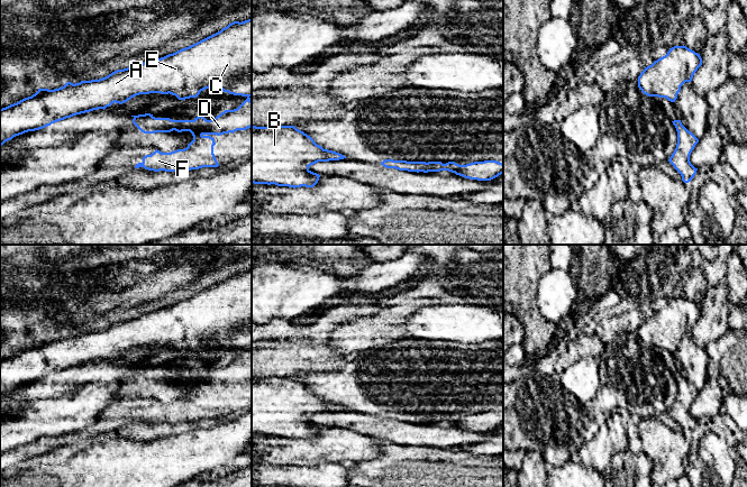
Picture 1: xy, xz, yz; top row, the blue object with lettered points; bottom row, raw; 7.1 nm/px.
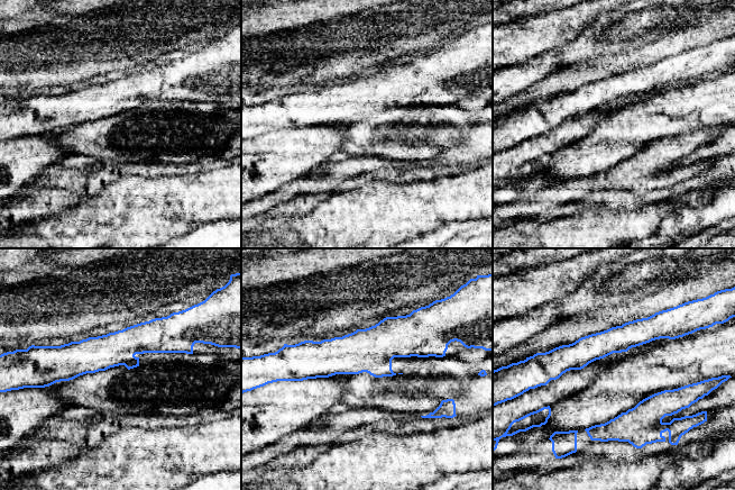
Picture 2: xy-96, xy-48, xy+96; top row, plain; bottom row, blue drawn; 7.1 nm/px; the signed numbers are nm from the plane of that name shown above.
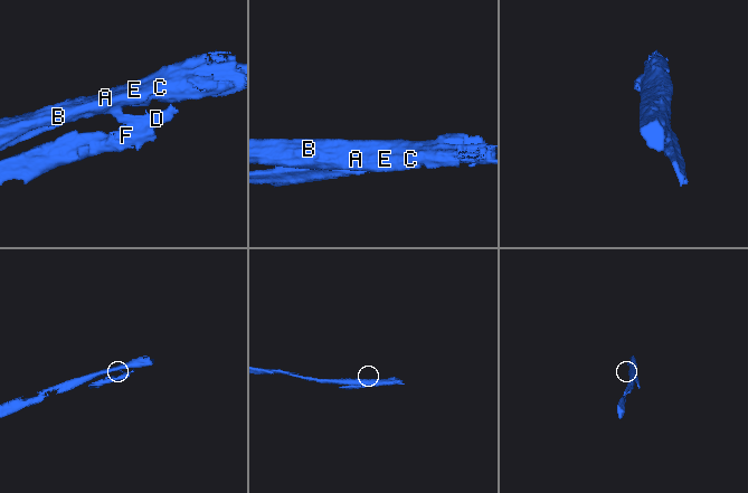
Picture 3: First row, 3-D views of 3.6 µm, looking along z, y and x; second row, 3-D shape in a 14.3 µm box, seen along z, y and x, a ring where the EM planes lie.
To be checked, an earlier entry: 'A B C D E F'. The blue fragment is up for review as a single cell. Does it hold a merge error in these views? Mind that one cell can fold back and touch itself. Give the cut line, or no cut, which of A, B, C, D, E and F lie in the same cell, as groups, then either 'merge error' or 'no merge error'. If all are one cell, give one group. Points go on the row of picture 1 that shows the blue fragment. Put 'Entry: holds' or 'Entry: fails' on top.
Entry: fails
cut xy (192, 120), (188, 126), (178, 126), (173, 129); groups A B C E / D F; merge error

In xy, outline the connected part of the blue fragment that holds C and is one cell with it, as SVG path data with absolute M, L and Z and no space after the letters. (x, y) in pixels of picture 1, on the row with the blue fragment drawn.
M252 18L245 21L234 21L220 31L173 54L144 62L134 67L117 70L106 77L80 83L65 83L64 86L48 90L38 89L31 97L0 109L0 147L13 137L28 131L35 131L51 126L54 122L76 114L106 109L112 103L122 104L139 94L161 93L172 94L179 100L197 98L201 91L218 86L221 91L234 95L252 97Z

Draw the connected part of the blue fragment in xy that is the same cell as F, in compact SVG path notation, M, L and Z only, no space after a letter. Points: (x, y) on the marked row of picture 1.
M249 97L234 110L225 110L211 120L199 116L192 120L189 127L174 128L175 131L190 131L193 140L184 149L171 153L155 150L143 157L143 162L135 168L144 167L148 171L181 172L199 169L202 167L218 167L219 164L213 154L216 145L212 135L224 135L237 130L246 130L252 127L252 100Z

